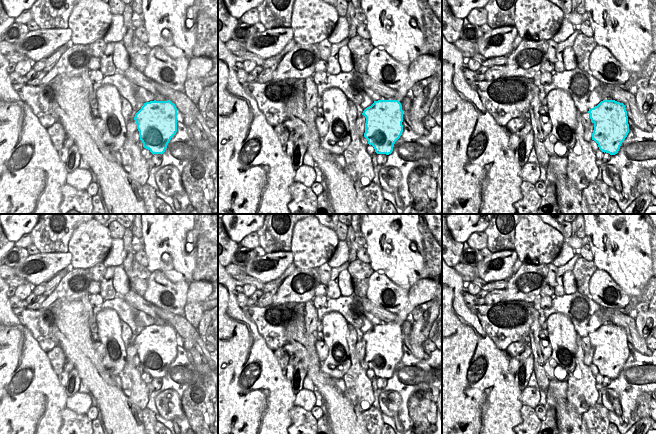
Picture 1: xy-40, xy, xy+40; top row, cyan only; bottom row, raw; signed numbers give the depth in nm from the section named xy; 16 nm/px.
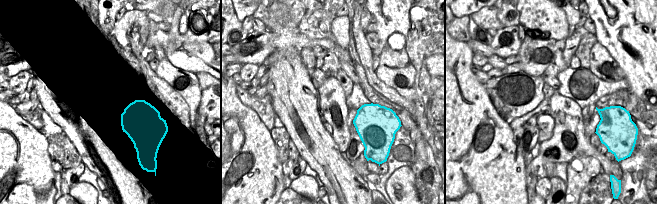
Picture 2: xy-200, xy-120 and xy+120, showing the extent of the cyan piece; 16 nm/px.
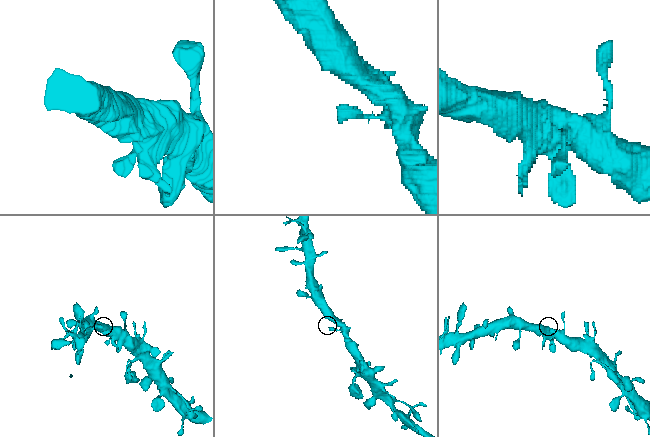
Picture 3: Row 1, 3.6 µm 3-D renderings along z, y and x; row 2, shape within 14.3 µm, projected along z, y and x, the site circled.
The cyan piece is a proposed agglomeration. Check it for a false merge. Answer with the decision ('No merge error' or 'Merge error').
No merge error

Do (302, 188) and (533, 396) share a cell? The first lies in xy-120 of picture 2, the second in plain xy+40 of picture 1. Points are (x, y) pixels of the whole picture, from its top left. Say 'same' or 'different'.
same

